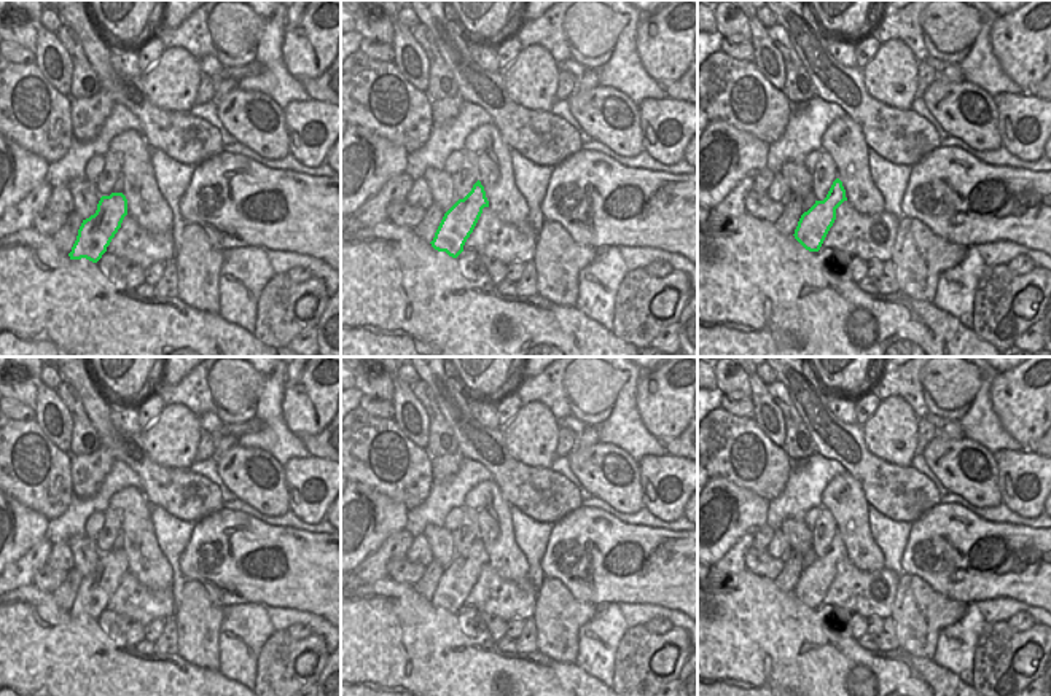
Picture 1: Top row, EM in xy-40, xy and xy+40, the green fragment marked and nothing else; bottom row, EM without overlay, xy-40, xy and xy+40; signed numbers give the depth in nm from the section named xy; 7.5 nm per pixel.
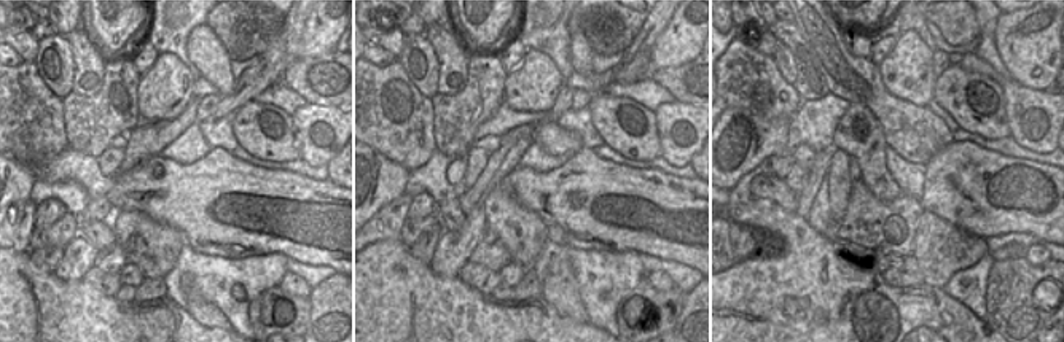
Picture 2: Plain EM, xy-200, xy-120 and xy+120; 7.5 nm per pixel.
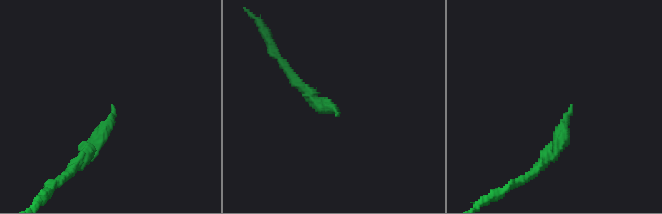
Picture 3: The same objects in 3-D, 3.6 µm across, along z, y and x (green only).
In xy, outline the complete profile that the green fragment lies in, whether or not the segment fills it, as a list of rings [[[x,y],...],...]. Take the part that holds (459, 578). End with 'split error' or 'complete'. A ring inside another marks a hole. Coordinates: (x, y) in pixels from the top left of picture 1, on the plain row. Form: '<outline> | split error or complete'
[[[478,537],[471,548],[444,570],[430,599],[432,604],[457,615],[463,608],[463,602],[473,589],[484,564],[489,564],[489,557],[484,543]]] | complete

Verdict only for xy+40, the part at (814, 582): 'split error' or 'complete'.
complete

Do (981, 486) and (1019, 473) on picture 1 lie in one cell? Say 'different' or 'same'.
different

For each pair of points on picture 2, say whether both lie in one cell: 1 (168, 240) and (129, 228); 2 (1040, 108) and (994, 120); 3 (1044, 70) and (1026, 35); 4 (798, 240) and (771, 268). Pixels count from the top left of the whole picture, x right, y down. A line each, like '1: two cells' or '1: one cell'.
1: one cell
2: two cells
3: one cell
4: one cell

